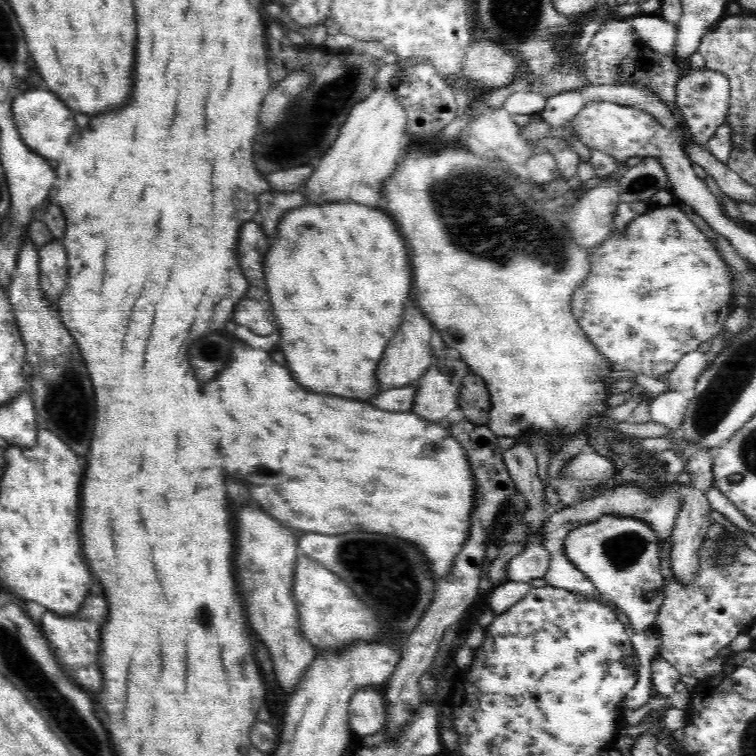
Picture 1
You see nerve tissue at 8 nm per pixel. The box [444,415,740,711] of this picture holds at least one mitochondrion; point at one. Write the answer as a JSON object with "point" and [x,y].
{"point":[623,552]}

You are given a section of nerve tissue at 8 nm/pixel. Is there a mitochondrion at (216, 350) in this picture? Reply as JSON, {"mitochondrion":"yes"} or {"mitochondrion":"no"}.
{"mitochondrion":"yes"}

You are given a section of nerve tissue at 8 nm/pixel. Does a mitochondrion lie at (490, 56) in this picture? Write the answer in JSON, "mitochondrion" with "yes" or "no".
{"mitochondrion":"yes"}

